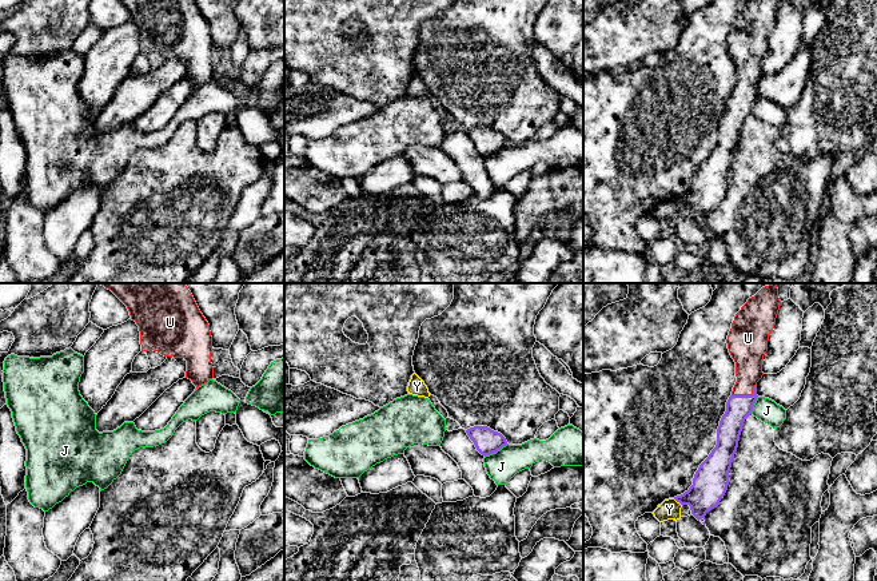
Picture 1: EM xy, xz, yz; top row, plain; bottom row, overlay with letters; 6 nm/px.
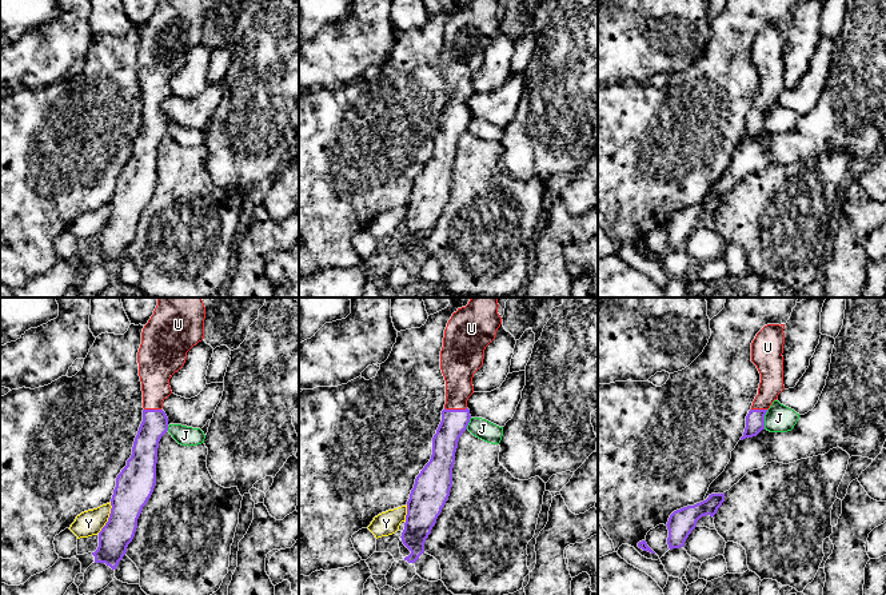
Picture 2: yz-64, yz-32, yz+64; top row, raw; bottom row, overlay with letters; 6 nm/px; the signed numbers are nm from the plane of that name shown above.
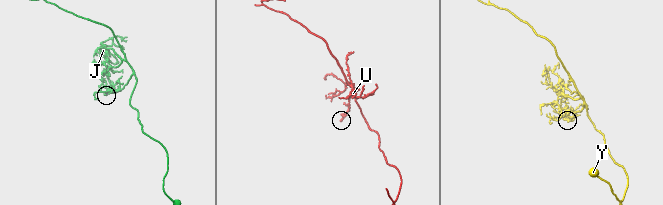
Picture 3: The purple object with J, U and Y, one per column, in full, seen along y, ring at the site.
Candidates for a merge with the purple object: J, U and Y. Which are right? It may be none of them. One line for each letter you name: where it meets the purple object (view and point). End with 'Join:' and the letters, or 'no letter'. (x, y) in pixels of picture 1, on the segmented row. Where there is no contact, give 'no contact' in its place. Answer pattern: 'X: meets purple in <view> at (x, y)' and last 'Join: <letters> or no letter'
U: meets purple in yz at (746, 396)
Join: U

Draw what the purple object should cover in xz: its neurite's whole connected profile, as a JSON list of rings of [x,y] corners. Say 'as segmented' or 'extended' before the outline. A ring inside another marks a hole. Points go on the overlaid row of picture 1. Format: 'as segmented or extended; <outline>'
as segmented; [[[474,426],[467,429],[466,433],[474,442],[477,450],[485,457],[497,453],[507,445],[506,438],[501,433],[487,426]]]

